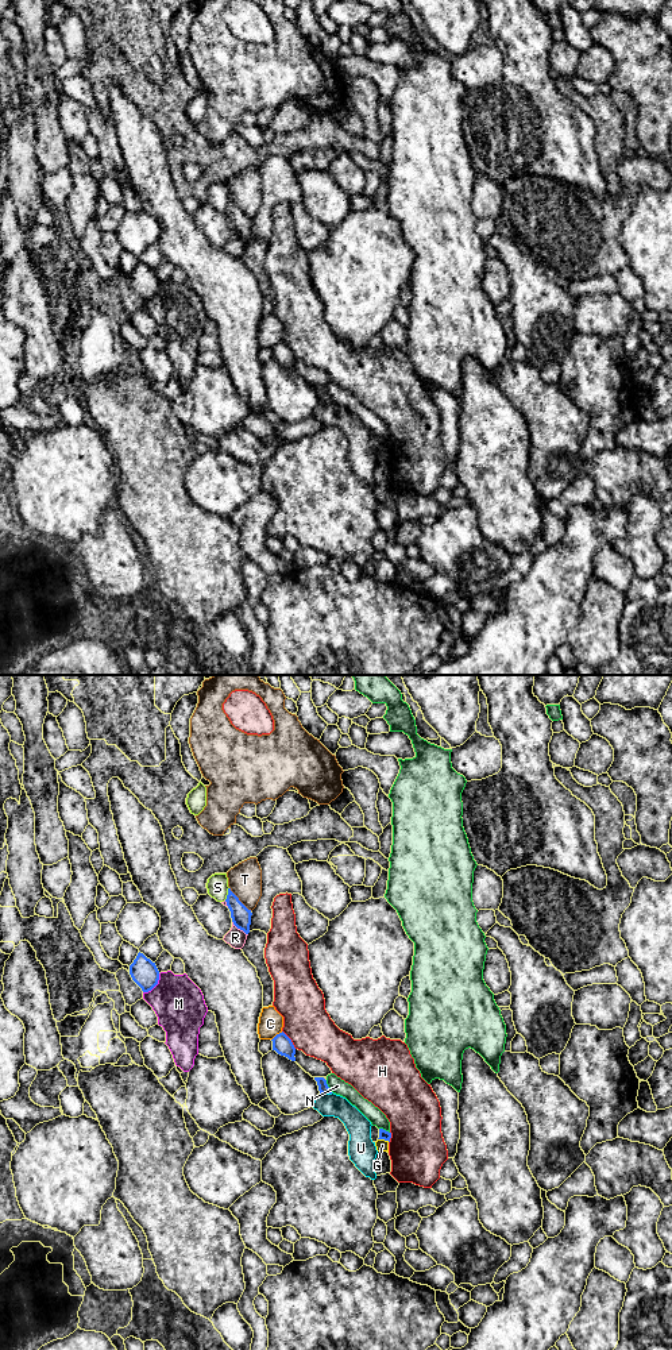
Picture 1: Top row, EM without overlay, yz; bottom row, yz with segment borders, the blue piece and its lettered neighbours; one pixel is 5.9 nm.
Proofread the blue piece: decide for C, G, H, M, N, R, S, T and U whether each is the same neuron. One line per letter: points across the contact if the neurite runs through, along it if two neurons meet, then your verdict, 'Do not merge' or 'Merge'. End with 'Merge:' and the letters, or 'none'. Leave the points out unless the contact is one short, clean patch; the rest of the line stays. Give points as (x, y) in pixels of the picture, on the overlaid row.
C: Do not merge
G: Boundary: yz (378, 1138), (389, 1141). Do not merge
H: Do not merge
M: Do not merge
N: Do not merge
R: Boundary: yz (232, 921), (247, 934). Do not merge
S: Boundary: yz (228, 887), (228, 894), (224, 899). Do not merge
T: Do not merge
U: Do not merge
Merge: none

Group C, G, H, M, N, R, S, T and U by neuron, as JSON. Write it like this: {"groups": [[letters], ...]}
{"groups": [["C"], ["G"], ["H"], ["M"], ["N"], ["R", "S"], ["T"], ["U"]]}

